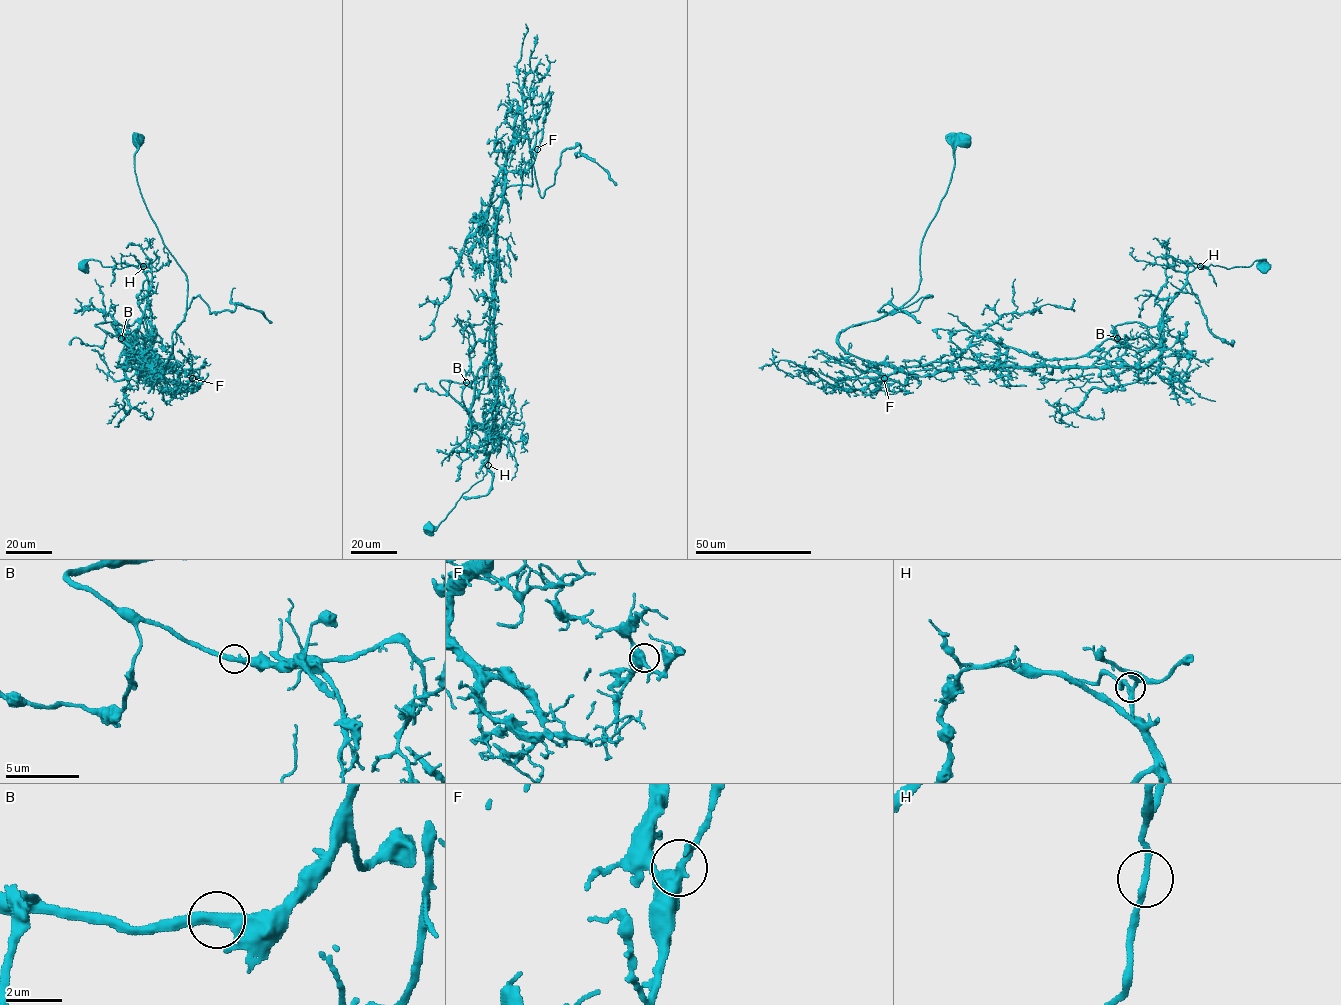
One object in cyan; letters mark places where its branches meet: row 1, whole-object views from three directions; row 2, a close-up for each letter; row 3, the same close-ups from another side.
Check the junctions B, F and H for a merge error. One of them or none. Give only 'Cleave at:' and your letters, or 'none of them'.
Cleave at: B

